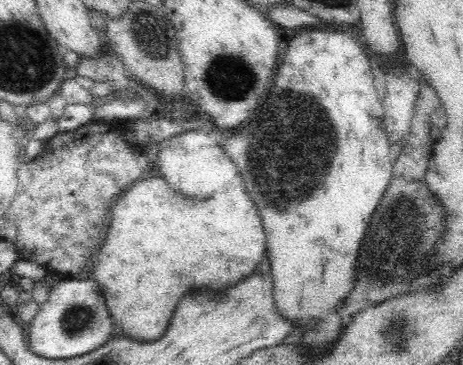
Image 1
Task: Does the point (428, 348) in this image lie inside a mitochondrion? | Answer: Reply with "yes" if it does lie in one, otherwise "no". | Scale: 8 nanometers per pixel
no

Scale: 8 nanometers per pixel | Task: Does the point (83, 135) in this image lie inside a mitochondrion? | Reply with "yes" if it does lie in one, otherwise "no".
no

